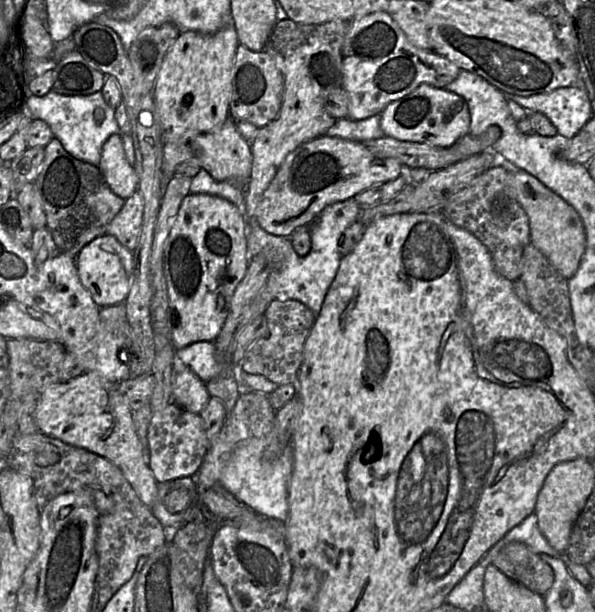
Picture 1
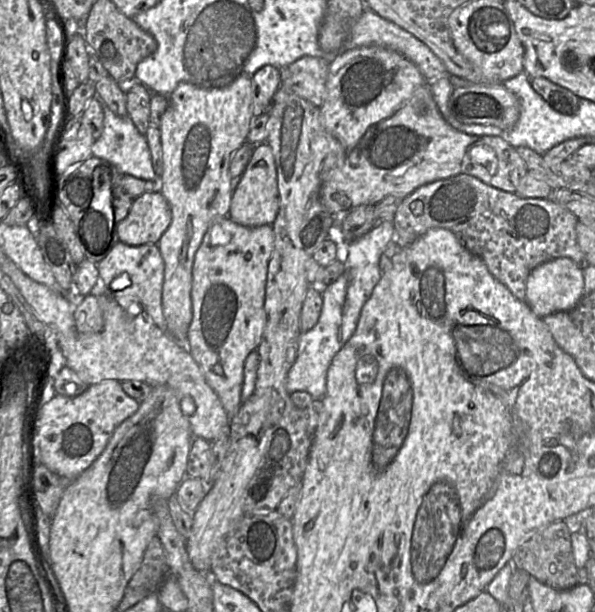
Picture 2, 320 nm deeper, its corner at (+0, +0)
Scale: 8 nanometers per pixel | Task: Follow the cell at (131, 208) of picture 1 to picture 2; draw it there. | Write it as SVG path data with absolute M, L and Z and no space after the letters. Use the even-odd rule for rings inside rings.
M159 190L134 198L127 216L117 225L119 241L129 245L157 244L172 220L170 206Z

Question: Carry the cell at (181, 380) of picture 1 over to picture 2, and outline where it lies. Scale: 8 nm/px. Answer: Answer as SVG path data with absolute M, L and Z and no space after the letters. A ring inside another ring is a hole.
M118 241L109 253L97 263L100 279L109 285L114 298L133 296L139 299L145 311L161 329L167 331L167 323L164 317L162 304L162 291L165 273L165 263L157 244L129 245ZM123 272L128 273L131 285L118 289L115 288L115 280Z

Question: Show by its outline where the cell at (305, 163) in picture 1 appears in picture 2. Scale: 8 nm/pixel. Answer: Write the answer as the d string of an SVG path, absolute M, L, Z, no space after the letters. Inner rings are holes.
M424 83L421 87L419 87L414 92L412 97L392 116L369 127L369 129L366 131L364 136L360 139L358 144L353 149L347 152L344 162L340 166L332 169L331 171L325 174L325 177L322 180L321 187L320 187L320 199L322 204L330 213L335 215L336 217L342 217L344 214L346 214L351 209L357 206L378 204L378 202L382 201L383 199L389 196L403 199L422 185L437 180L447 179L459 174L467 174L467 175L474 176L492 187L495 187L497 189L506 192L514 193L520 181L527 173L528 170L524 161L517 153L516 148L514 148L509 142L507 142L507 140L505 139L505 135L504 136L474 136L474 135L463 133L455 129L454 127L452 127L441 114L437 106L437 103L433 98L430 84Z

